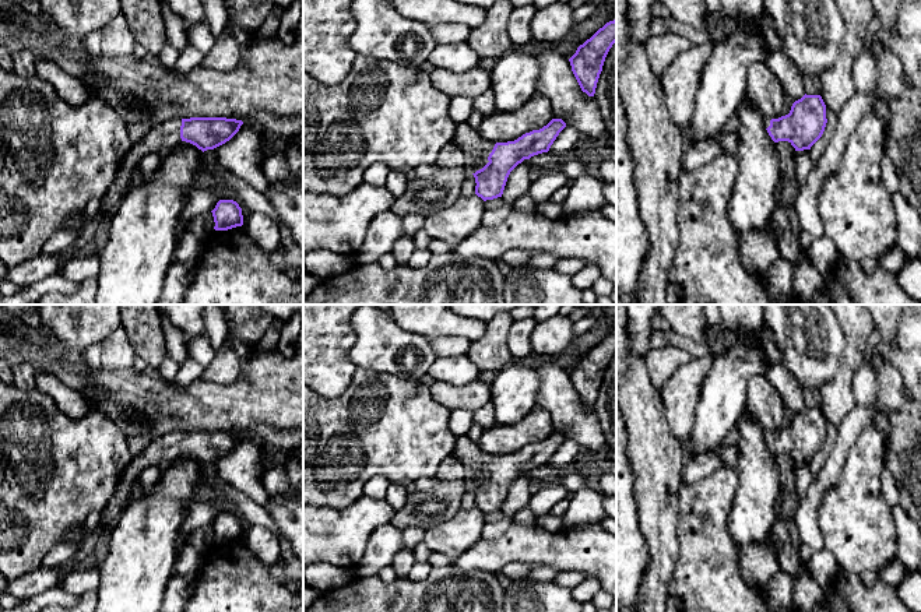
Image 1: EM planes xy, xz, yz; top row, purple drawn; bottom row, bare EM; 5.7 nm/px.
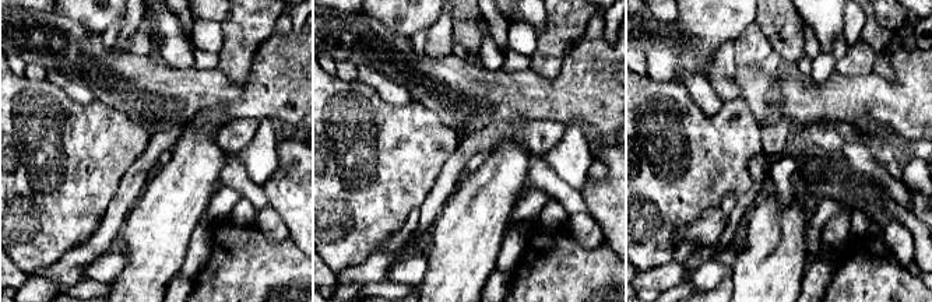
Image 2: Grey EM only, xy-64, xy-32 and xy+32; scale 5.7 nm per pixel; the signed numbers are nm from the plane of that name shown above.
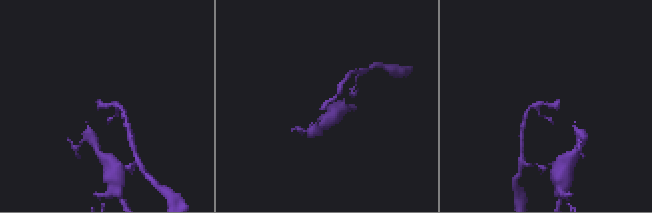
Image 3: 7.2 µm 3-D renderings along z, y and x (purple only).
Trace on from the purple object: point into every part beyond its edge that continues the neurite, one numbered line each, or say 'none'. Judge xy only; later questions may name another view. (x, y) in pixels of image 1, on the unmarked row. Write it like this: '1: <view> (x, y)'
1: xy (161, 452)

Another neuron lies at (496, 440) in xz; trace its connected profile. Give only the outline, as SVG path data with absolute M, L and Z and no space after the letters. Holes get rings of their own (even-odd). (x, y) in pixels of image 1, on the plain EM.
M535 407L521 421L510 426L493 425L477 442L491 456L514 454L525 446L539 443L553 432L552 416Z

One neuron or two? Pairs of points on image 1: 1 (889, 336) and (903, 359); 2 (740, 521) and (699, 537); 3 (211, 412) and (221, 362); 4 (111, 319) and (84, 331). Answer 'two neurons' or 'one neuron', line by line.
1: one neuron
2: two neurons
3: two neurons
4: one neuron

